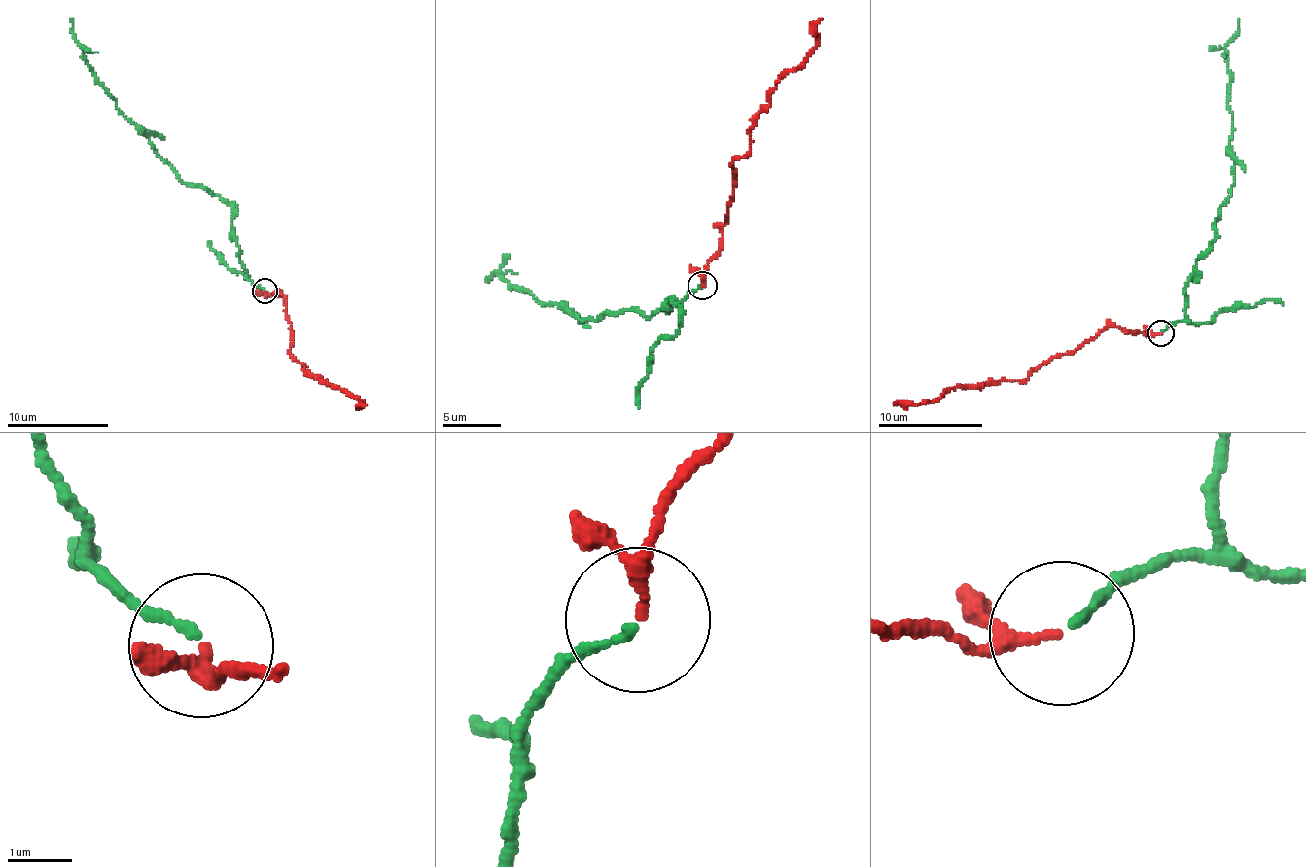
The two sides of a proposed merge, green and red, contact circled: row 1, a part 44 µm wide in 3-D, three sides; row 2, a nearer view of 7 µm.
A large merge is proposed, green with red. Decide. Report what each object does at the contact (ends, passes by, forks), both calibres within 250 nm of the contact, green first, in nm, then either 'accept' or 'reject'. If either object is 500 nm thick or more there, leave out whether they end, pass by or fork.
green ends; red passes by; calibres 120 and 110 nm; accept

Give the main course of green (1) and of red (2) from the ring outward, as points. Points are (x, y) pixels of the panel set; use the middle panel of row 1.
1: (702, 285), (682, 305), (674, 297), (649, 317), (632, 310), (583, 321), (536, 300), (500, 274), (486, 277)
2: (702, 286), (733, 196), (732, 160), (750, 149), (753, 119), (816, 45), (816, 25), (822, 19)

